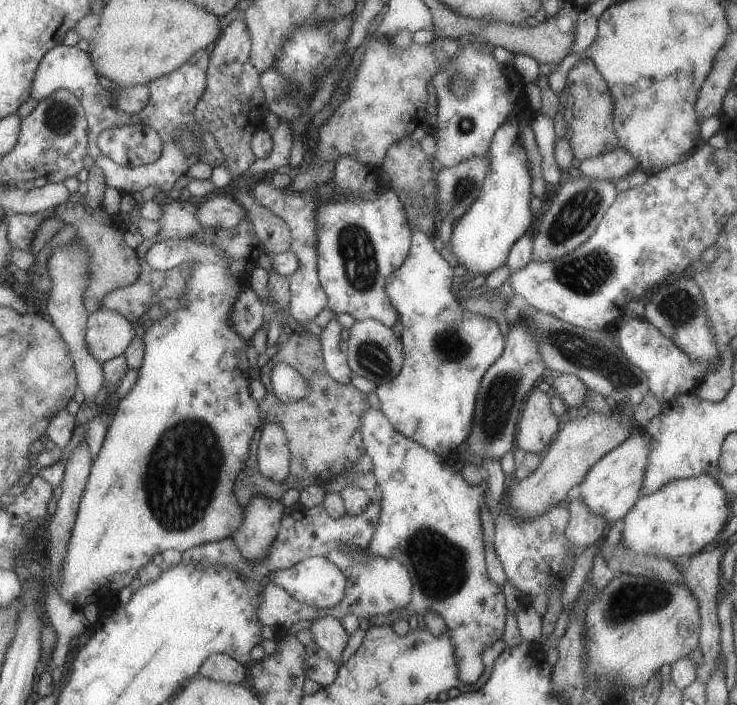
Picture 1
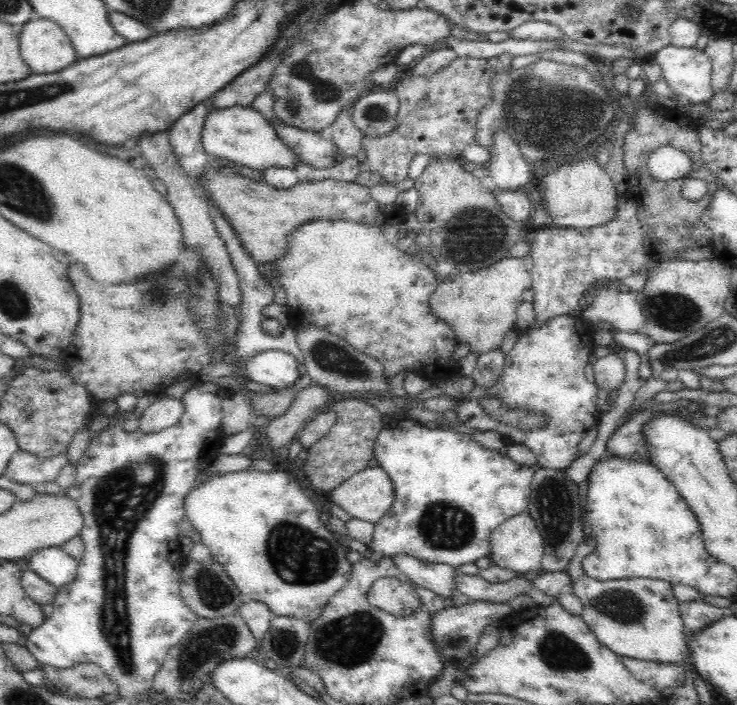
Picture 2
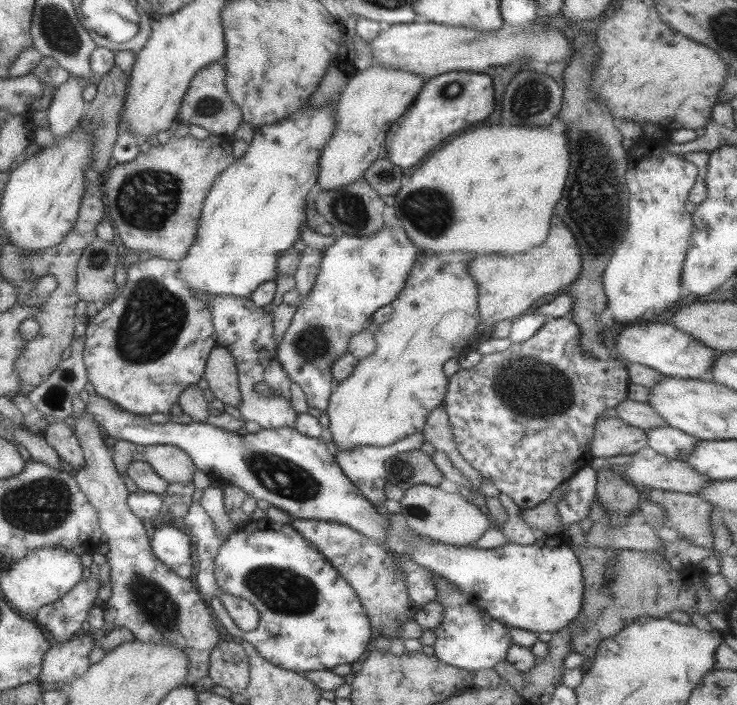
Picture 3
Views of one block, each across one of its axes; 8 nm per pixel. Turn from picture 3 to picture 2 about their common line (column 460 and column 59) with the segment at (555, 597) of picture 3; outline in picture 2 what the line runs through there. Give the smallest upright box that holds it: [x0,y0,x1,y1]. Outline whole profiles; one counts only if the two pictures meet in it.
[28,546,78,589]

